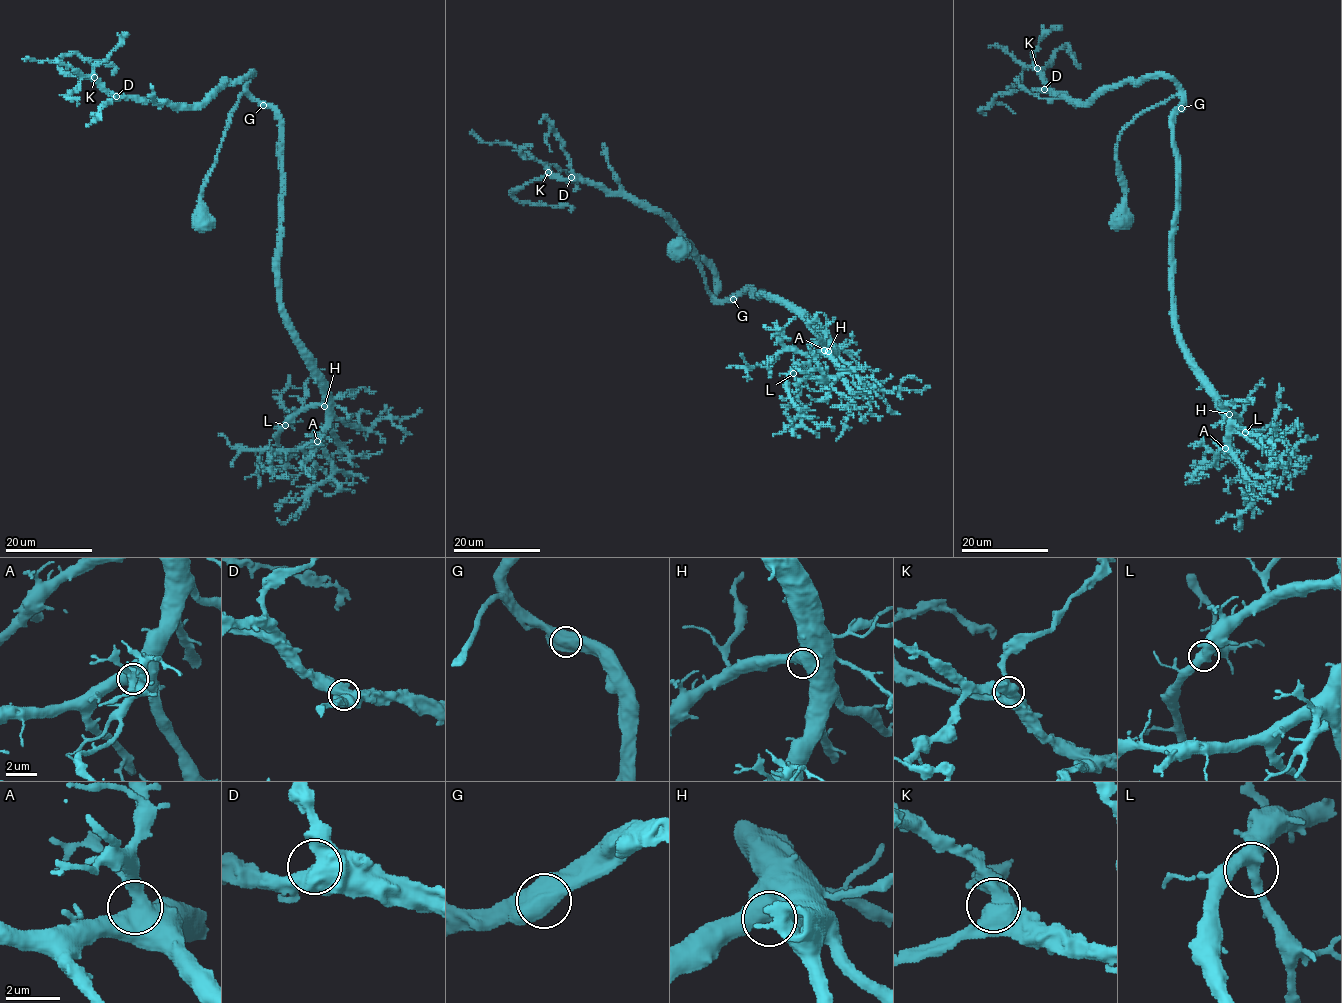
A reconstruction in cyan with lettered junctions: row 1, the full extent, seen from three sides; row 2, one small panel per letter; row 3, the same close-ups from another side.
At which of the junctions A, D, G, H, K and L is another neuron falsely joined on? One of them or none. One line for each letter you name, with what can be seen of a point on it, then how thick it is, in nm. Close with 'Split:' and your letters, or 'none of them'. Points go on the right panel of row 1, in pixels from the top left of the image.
Split: none of them

